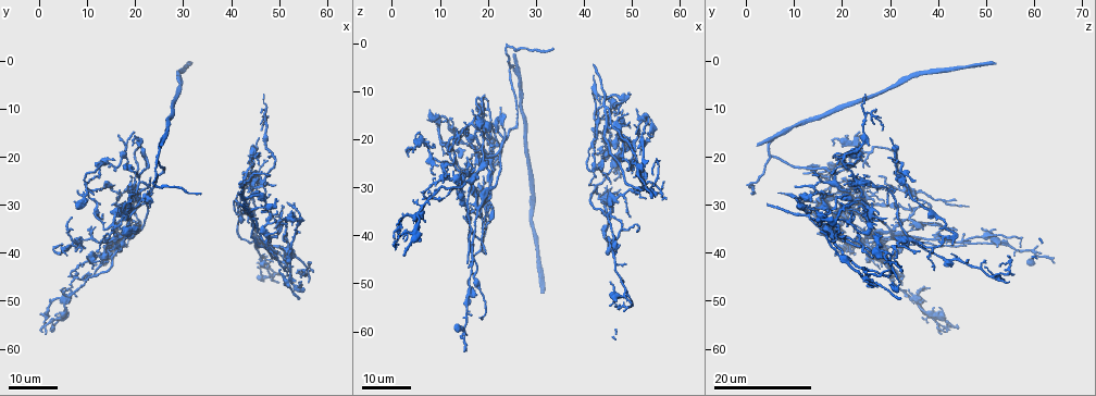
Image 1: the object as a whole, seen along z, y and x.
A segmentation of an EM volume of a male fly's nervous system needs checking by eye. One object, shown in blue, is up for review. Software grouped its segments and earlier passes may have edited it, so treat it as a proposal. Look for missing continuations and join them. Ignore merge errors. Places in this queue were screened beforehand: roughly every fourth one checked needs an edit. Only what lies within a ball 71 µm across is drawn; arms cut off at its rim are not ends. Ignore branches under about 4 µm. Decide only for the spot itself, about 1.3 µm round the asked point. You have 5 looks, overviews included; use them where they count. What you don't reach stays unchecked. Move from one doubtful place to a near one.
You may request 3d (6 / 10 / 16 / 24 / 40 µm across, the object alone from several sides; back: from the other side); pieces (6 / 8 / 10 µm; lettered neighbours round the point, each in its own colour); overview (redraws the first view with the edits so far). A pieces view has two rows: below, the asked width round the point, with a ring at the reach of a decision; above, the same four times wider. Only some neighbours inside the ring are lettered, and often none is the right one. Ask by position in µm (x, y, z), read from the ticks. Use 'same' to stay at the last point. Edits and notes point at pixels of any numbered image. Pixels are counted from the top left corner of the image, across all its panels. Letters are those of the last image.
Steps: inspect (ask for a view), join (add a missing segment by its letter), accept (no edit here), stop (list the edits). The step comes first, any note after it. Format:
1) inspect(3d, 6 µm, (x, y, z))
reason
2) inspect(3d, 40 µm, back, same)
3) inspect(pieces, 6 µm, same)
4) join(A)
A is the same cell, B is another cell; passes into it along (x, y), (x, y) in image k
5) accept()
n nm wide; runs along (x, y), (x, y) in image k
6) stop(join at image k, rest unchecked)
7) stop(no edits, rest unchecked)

inspect(3d, 24 µm, (46.0, 28.5, 22.0))
an open end

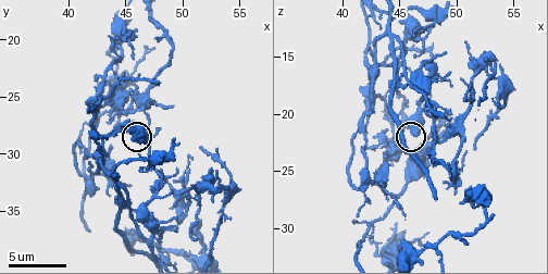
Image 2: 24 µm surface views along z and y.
inspect(pieces, 10 µm, same)

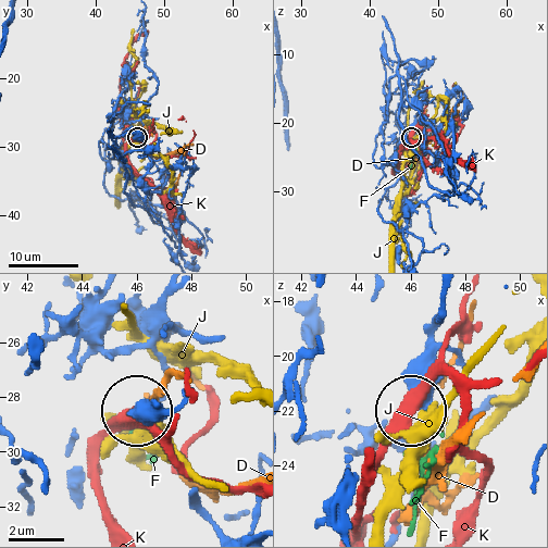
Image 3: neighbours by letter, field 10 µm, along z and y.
join(F)
510 nm wide; F is the same cell, D, J and K are other cells; the neuron continues

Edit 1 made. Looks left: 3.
inspect(3d, 16 µm, (44.5, 20.0, 30.0))
tapers out

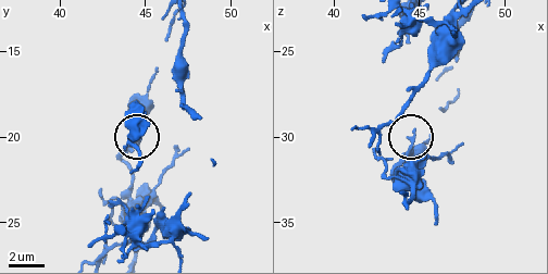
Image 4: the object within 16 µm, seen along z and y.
inspect(pieces, 10 µm, same)

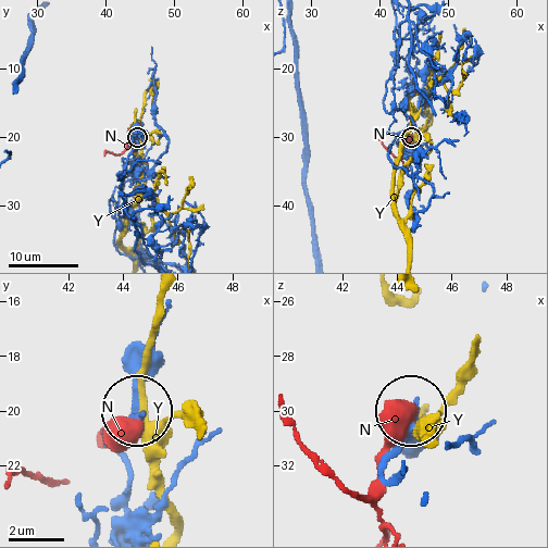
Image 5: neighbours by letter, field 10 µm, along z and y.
accept()
180 nm wide; N and Y are other cells; no lettered segment goes on from it

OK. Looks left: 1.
stop(join at image 3, rest unchecked)

